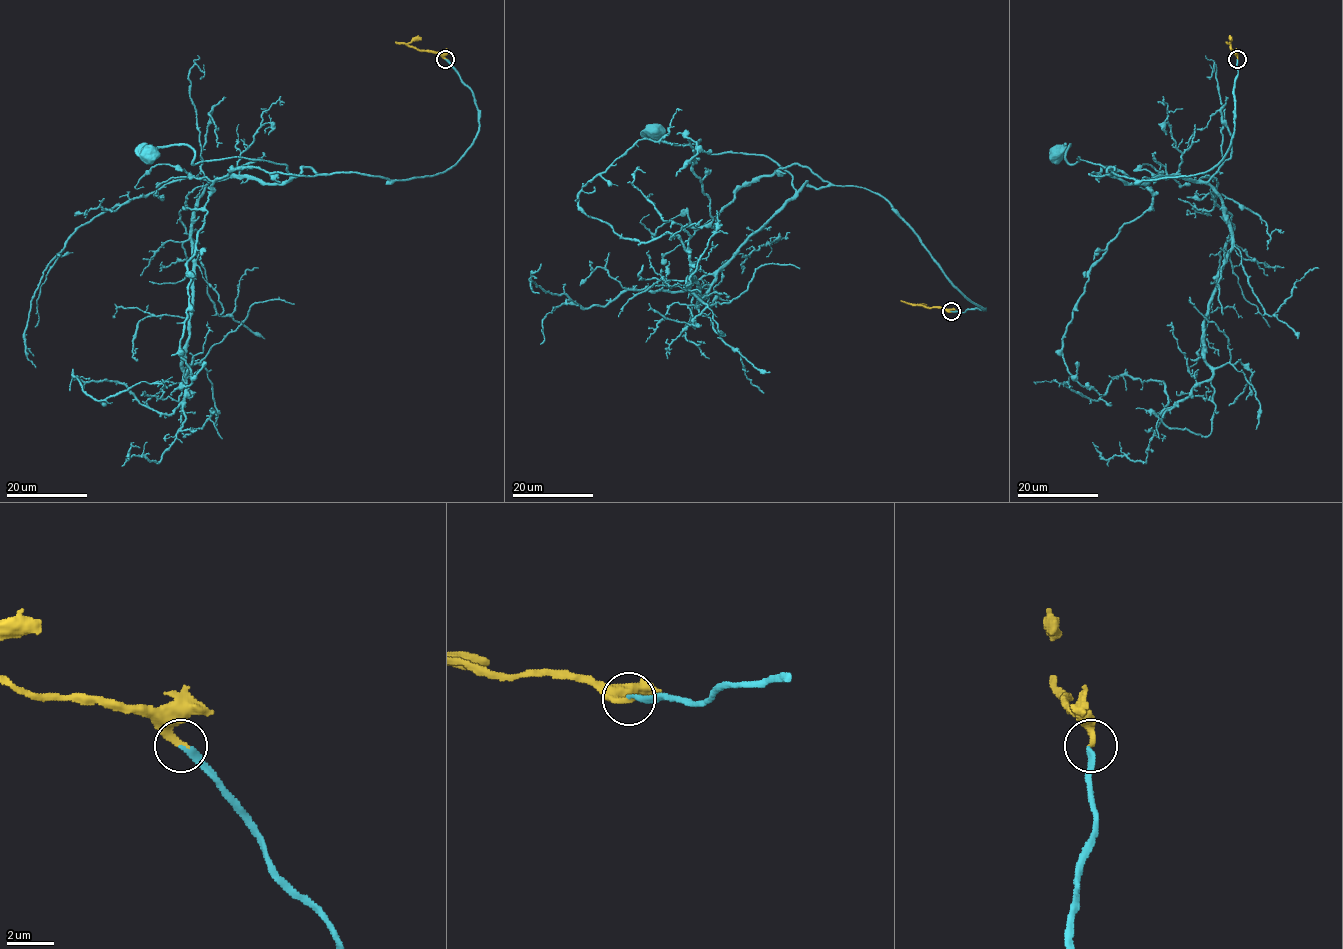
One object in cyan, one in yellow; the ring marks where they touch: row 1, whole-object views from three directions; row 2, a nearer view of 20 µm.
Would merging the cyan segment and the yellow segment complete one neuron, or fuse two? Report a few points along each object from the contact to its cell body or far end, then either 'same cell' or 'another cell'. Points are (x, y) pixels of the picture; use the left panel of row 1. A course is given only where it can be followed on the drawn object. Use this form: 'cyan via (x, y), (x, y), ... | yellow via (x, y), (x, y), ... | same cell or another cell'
cyan via (446, 59), (472, 93), (479, 131), (431, 176), (193, 164), (185, 145), (149, 155) | yellow via (446, 59), (437, 53), (420, 51), (408, 44), (421, 37) | same cell

